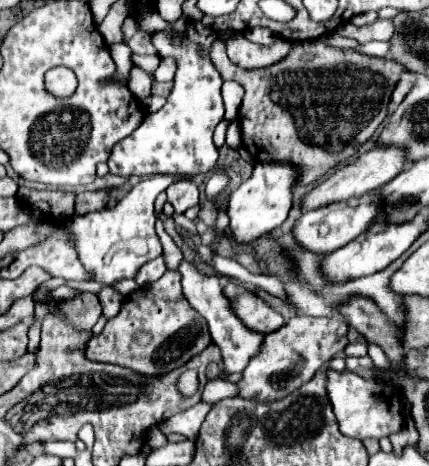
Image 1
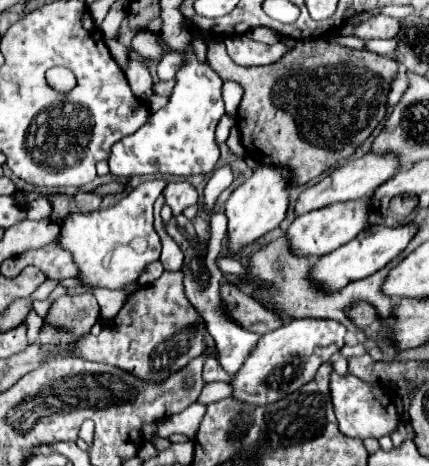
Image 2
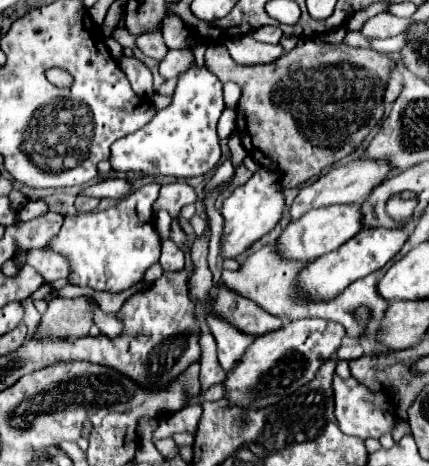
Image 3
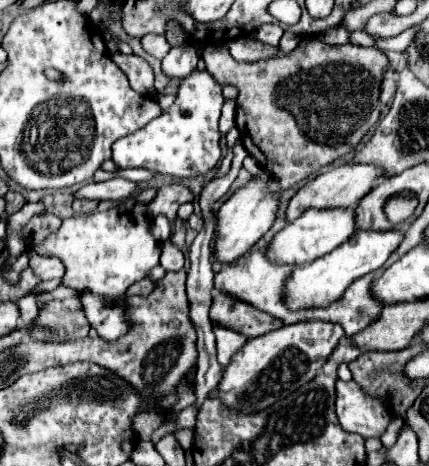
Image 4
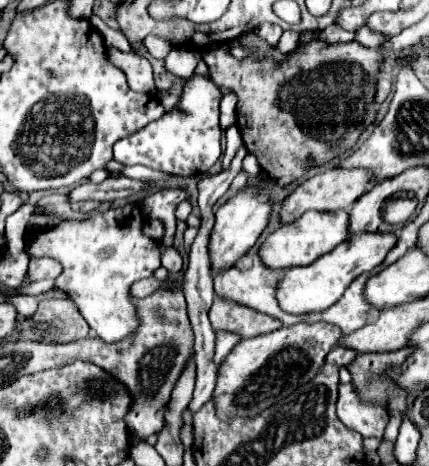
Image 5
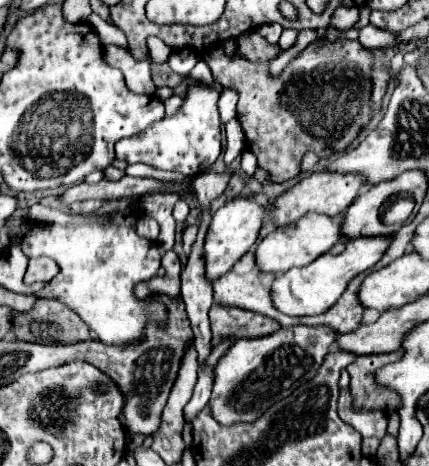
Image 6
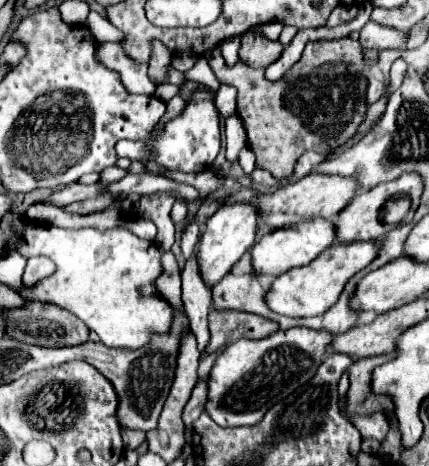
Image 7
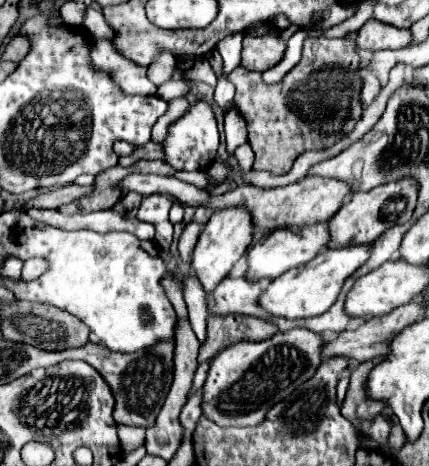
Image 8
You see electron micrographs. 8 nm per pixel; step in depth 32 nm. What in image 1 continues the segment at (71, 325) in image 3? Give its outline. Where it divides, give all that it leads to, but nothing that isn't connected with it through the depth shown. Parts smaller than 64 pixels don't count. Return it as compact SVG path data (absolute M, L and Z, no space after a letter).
M88 292L80 294L78 298L70 298L64 304L64 308L66 308L66 318L82 330L90 330L102 316L102 306L100 306L98 296L88 294Z

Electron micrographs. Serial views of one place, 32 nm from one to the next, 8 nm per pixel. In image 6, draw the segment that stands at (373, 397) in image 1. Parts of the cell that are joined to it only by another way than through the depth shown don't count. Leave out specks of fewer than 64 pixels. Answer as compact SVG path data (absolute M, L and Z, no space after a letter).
M350 388L340 390L340 400L338 400L338 414L342 420L352 426L356 432L360 432L364 438L374 436L374 438L384 438L386 426L388 426L388 416L384 410L368 410L368 408L356 408L352 402Z

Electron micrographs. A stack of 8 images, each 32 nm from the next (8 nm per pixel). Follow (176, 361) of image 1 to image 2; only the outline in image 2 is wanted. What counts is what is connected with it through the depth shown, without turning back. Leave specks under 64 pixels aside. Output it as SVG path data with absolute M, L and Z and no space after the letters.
M164 272L150 286L132 292L122 310L112 318L118 328L104 328L98 336L88 334L80 340L76 352L84 360L104 362L132 372L134 376L150 382L162 382L172 372L184 368L192 358L204 352L204 320L184 296L184 274Z

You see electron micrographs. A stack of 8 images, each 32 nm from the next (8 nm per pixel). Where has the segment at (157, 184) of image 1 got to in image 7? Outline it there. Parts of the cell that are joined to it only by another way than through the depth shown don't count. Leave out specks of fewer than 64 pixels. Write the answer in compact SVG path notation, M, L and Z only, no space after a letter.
M24 220L22 234L16 232L16 248L22 256L48 256L56 264L56 272L50 278L40 280L34 288L22 290L20 294L34 302L52 302L62 308L68 308L76 314L92 332L98 334L100 342L112 348L140 348L150 342L152 334L164 334L170 330L172 308L162 298L160 292L154 290L152 282L162 274L160 250L154 242L142 240L126 228L116 230L96 230L96 228L58 228L48 224L38 224L32 220Z

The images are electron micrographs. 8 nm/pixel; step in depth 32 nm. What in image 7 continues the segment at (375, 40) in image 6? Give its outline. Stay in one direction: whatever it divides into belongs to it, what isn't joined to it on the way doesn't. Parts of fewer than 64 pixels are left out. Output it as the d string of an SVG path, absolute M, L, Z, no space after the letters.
M368 22L360 30L360 44L366 50L384 50L384 48L402 48L406 44L406 32L394 28L384 28L376 22Z

